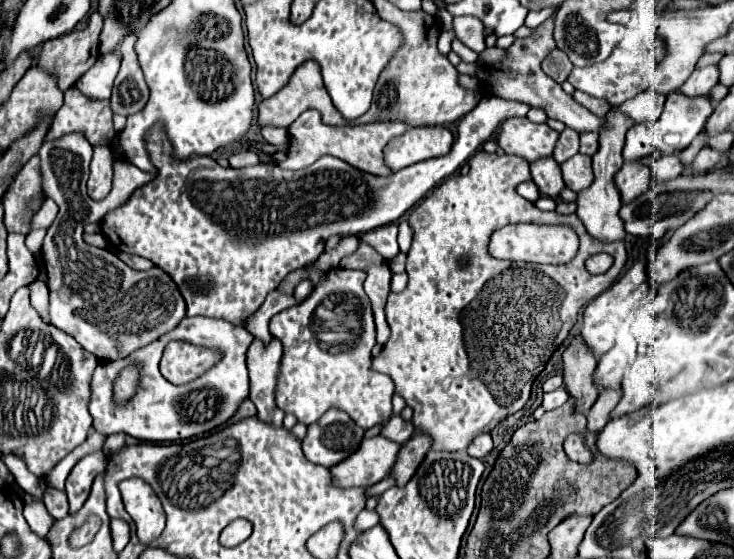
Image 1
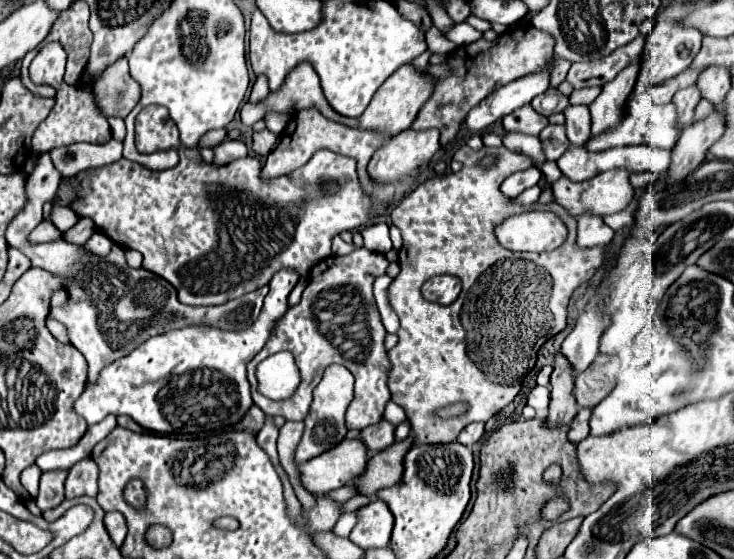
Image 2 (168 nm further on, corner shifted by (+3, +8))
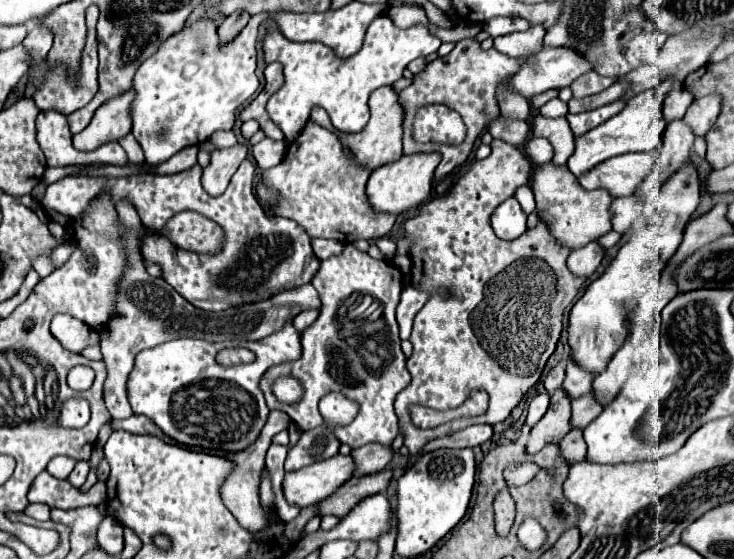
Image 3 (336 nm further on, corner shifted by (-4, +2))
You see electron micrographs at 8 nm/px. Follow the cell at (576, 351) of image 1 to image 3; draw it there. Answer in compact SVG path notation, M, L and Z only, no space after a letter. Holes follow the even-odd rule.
M557 390L551 396L551 406L545 412L545 416L531 428L529 440L525 444L525 452L535 454L539 452L545 444L557 444L569 430L569 418L571 418L571 402L565 398L567 394L563 390Z

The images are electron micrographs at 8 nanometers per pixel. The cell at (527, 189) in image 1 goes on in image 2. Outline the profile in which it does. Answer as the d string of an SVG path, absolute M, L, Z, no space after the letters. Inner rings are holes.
M536 166L528 168L528 170L524 170L524 172L514 172L512 176L508 176L508 178L502 182L502 192L506 192L506 196L510 196L510 198L516 198L516 196L520 196L526 188L538 184L540 178L542 178L542 172L540 172Z

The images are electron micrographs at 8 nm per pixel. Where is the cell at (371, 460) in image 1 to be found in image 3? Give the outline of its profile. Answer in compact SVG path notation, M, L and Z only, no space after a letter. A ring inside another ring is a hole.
M337 454L329 460L287 472L283 482L285 500L297 508L317 504L331 496L343 482L347 482L353 474L353 468L353 458Z

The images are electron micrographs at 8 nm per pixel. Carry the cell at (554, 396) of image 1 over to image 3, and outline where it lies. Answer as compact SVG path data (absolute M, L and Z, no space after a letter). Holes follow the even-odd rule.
M539 394L539 396L529 404L529 414L527 414L525 424L527 424L527 426L535 426L535 424L541 420L541 416L545 414L547 408L549 408L549 396L547 396L547 394Z

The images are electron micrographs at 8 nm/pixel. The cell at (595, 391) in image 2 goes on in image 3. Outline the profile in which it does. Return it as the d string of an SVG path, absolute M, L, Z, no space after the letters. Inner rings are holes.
M591 392L573 400L571 406L573 406L571 426L579 428L579 430L585 430L585 426L589 426L589 422L593 422L593 418L597 418L597 414L601 414L601 410L603 410Z

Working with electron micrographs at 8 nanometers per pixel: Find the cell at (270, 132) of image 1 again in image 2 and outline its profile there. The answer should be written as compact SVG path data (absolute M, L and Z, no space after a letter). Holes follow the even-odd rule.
M264 128L264 130L260 130L260 132L254 132L252 140L254 140L252 150L254 150L258 156L268 156L268 154L274 150L274 146L276 146L278 136L276 136L274 132L270 132L268 128Z

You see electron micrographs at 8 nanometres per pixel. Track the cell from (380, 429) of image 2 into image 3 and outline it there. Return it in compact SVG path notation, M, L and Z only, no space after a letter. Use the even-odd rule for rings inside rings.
M365 444L361 448L351 450L351 458L355 458L355 470L353 476L367 476L367 474L375 474L381 472L389 460L391 460L391 448L385 450L385 446L379 444Z

